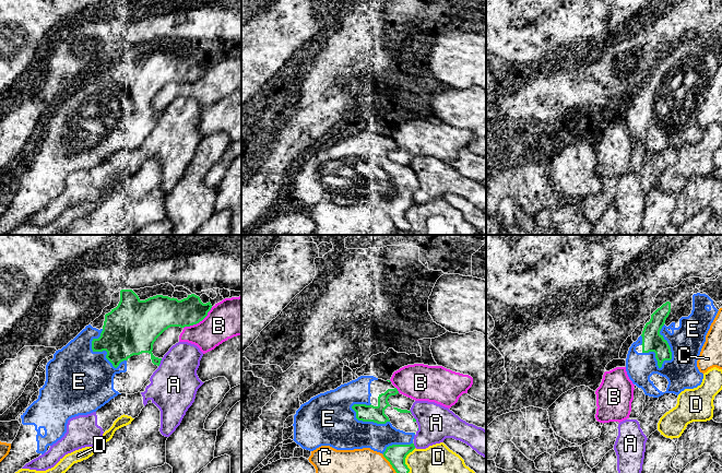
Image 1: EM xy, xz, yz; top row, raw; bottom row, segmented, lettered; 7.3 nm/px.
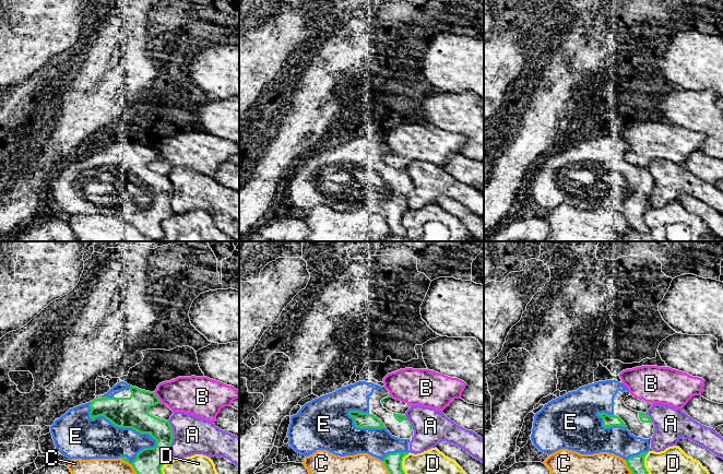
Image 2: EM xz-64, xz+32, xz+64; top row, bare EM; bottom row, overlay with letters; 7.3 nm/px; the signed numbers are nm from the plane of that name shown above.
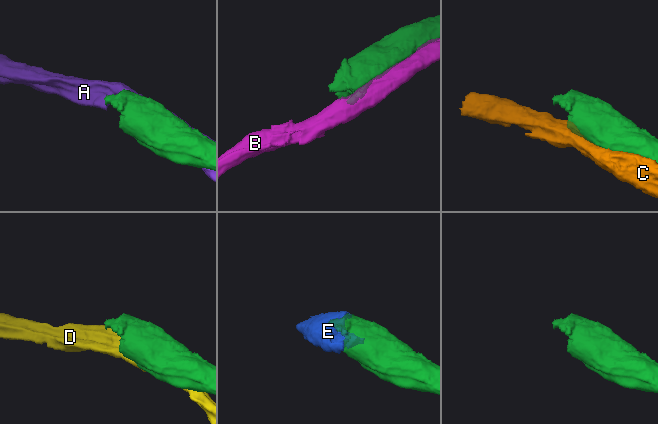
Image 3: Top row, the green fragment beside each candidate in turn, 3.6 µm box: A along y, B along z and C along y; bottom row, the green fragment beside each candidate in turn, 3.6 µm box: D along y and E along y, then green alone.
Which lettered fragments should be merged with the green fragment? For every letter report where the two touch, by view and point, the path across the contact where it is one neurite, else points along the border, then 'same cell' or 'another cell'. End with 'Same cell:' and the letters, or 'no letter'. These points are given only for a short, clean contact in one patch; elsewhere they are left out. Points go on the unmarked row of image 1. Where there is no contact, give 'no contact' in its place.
A: meets green in xy at (160, 118); another cell
B: meets green in xy at (199, 77); another cell
C: meets green in xz at (390, 219); another cell
D: meets green in xz at (406, 221); another cell
E: meets green in yz at (670, 104); same cell
Same cell: E

